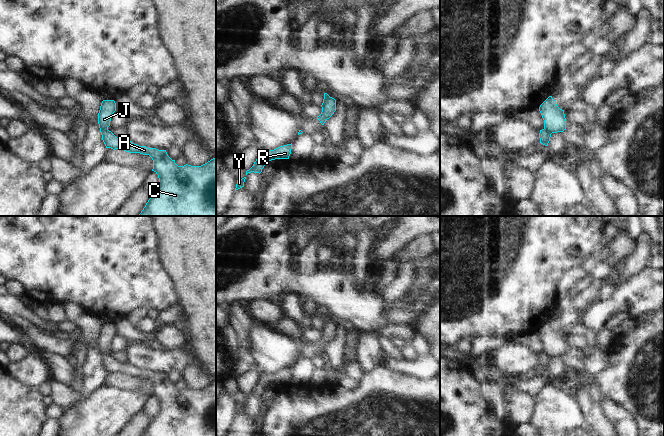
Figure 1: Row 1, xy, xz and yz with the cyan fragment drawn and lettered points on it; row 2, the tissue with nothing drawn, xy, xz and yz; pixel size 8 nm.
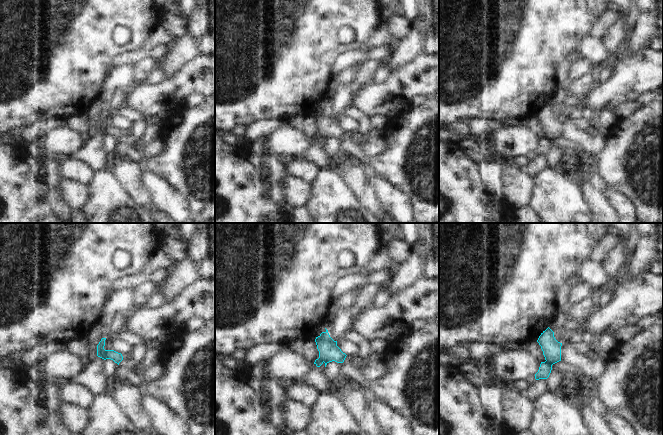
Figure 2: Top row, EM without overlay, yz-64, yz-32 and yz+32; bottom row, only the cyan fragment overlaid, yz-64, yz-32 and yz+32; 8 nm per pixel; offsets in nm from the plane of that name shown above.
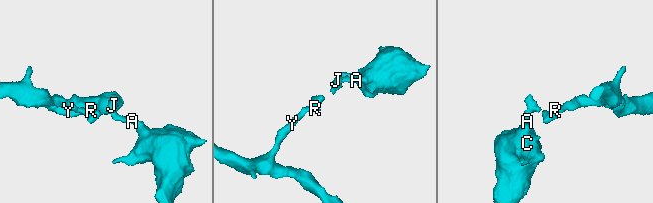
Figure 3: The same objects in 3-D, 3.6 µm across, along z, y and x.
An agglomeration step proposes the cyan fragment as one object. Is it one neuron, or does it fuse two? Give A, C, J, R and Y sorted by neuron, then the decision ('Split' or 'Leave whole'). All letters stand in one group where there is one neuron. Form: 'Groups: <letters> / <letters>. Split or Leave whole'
Groups: A C / J R Y. Split

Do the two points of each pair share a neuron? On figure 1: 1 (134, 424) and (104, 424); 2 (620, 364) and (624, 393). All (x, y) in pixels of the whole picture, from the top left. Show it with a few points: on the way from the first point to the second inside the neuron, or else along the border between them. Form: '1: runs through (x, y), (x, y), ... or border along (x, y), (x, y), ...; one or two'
1: border along (141, 409), (123, 425); two
2: runs through (624, 371), (624, 386); one

